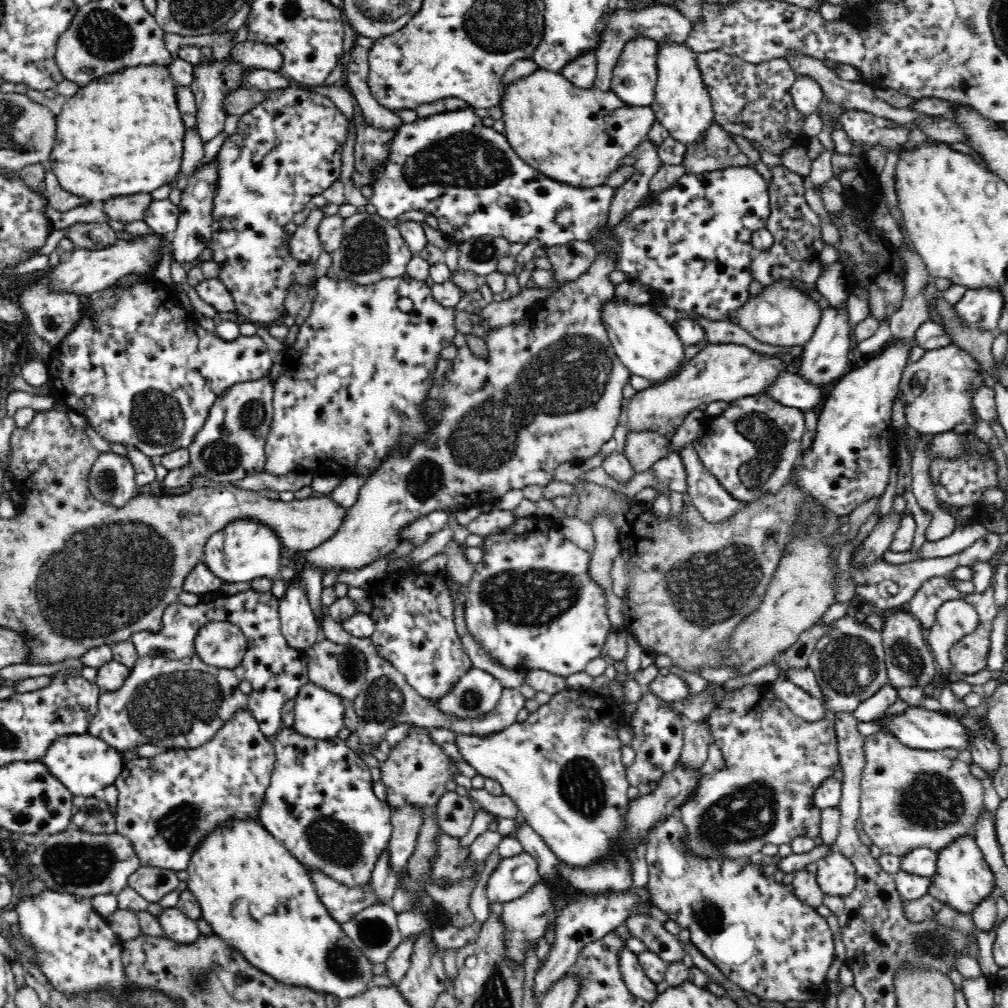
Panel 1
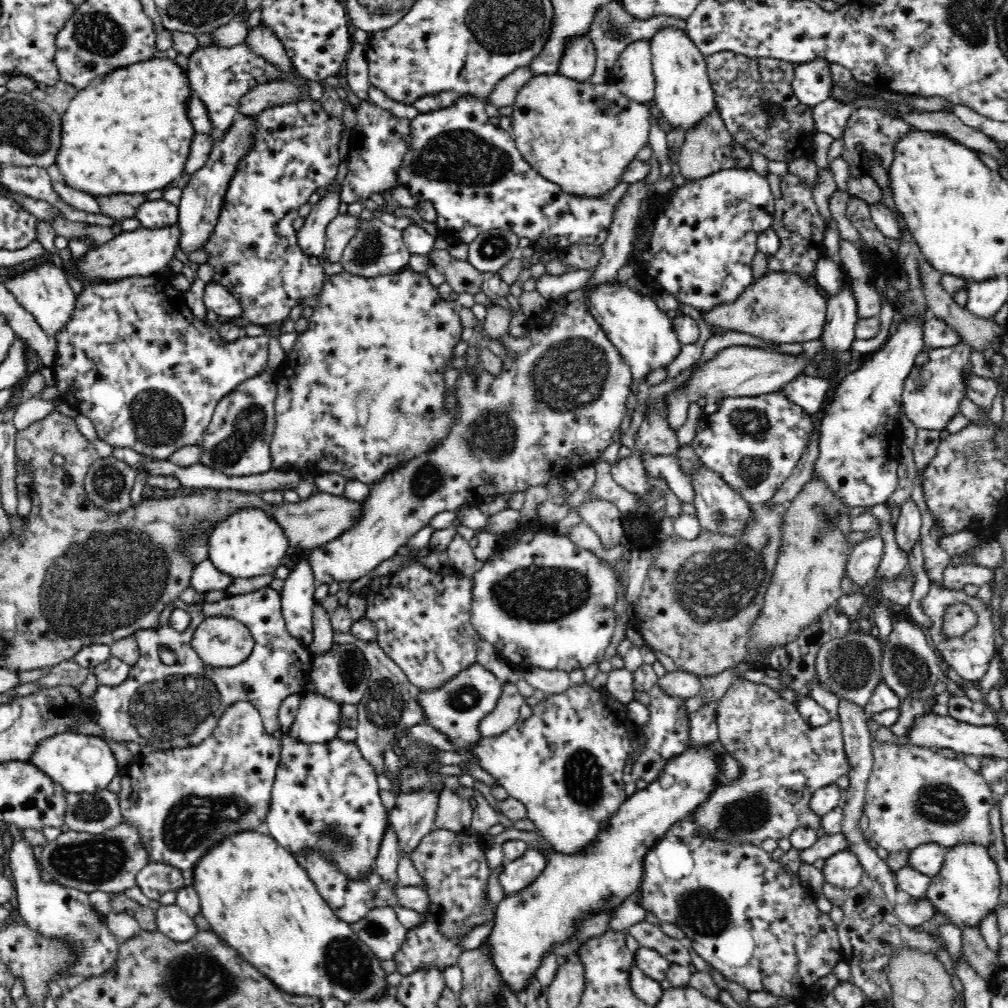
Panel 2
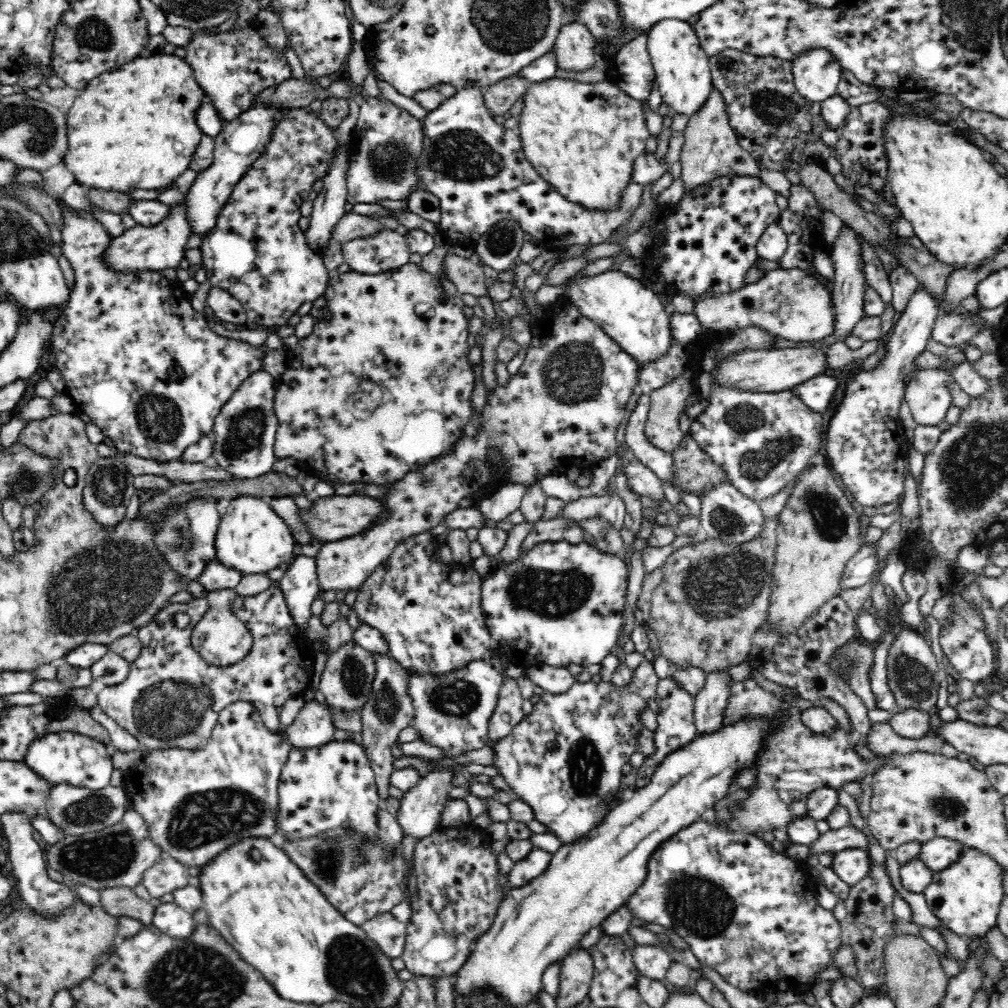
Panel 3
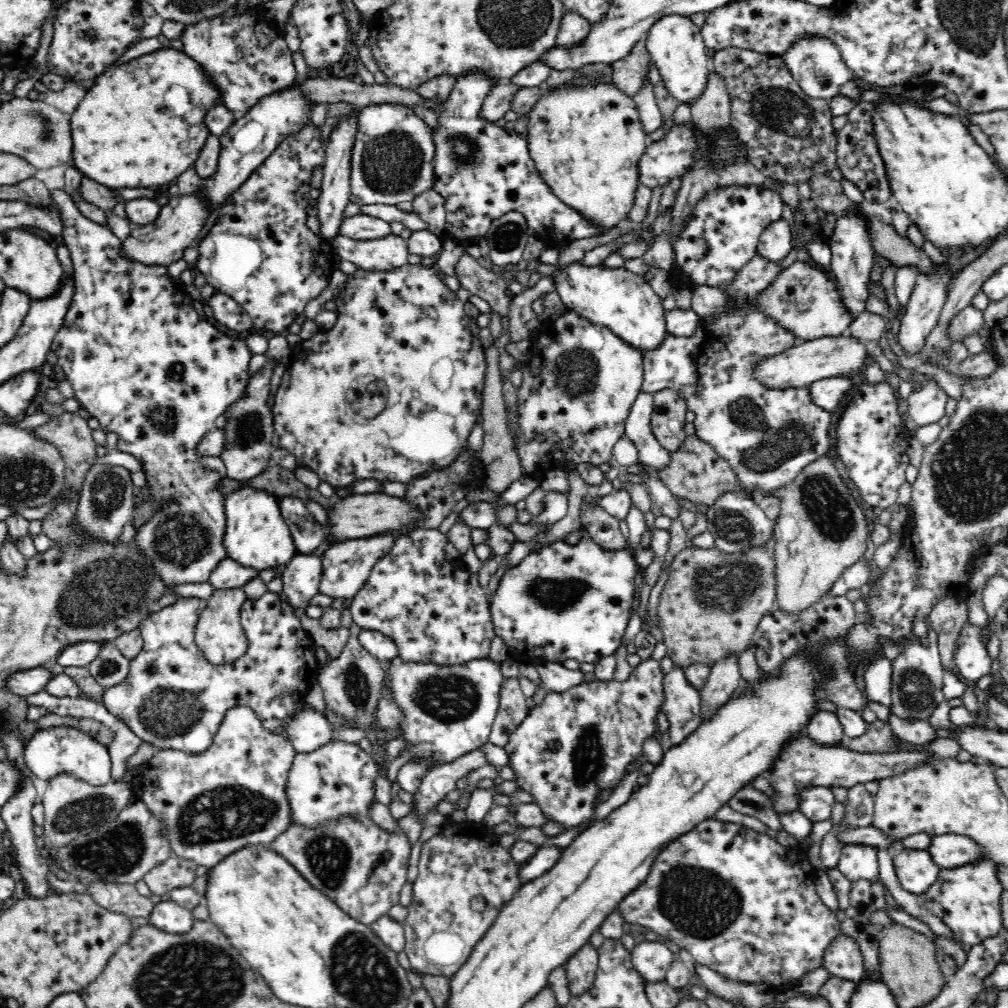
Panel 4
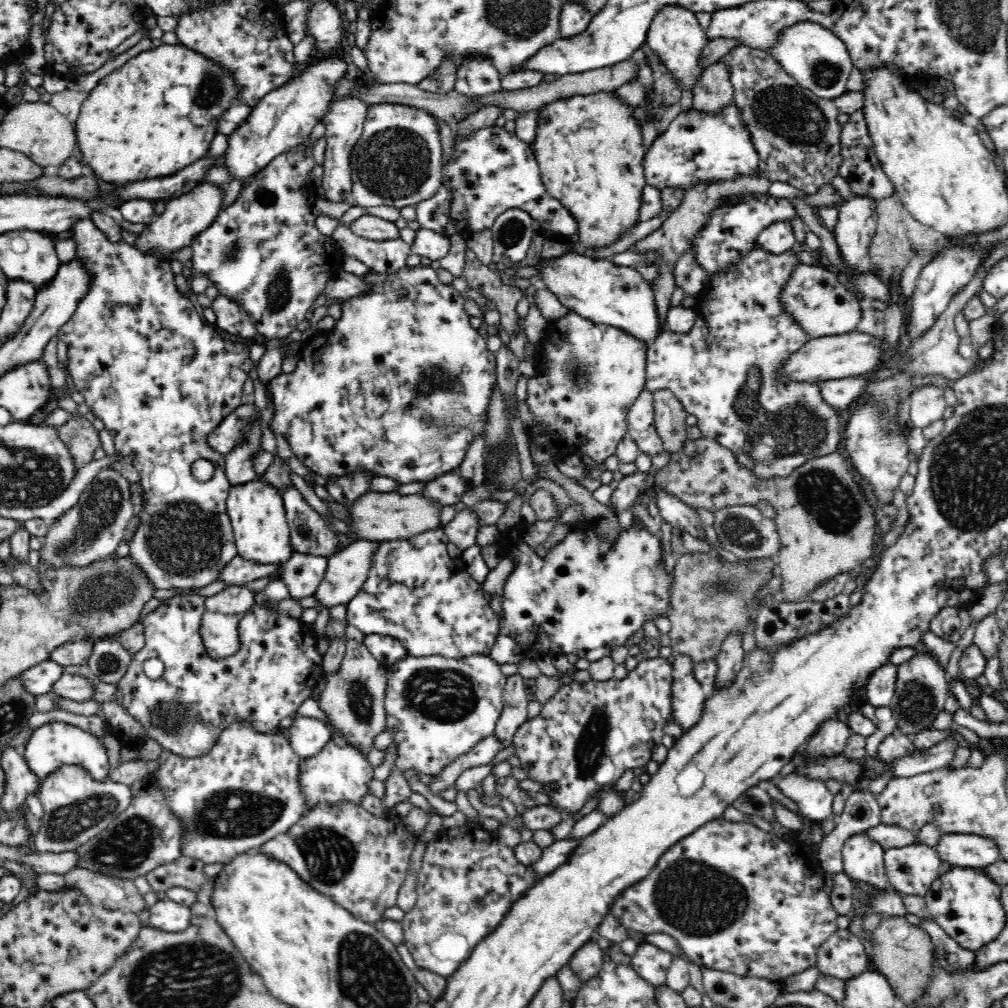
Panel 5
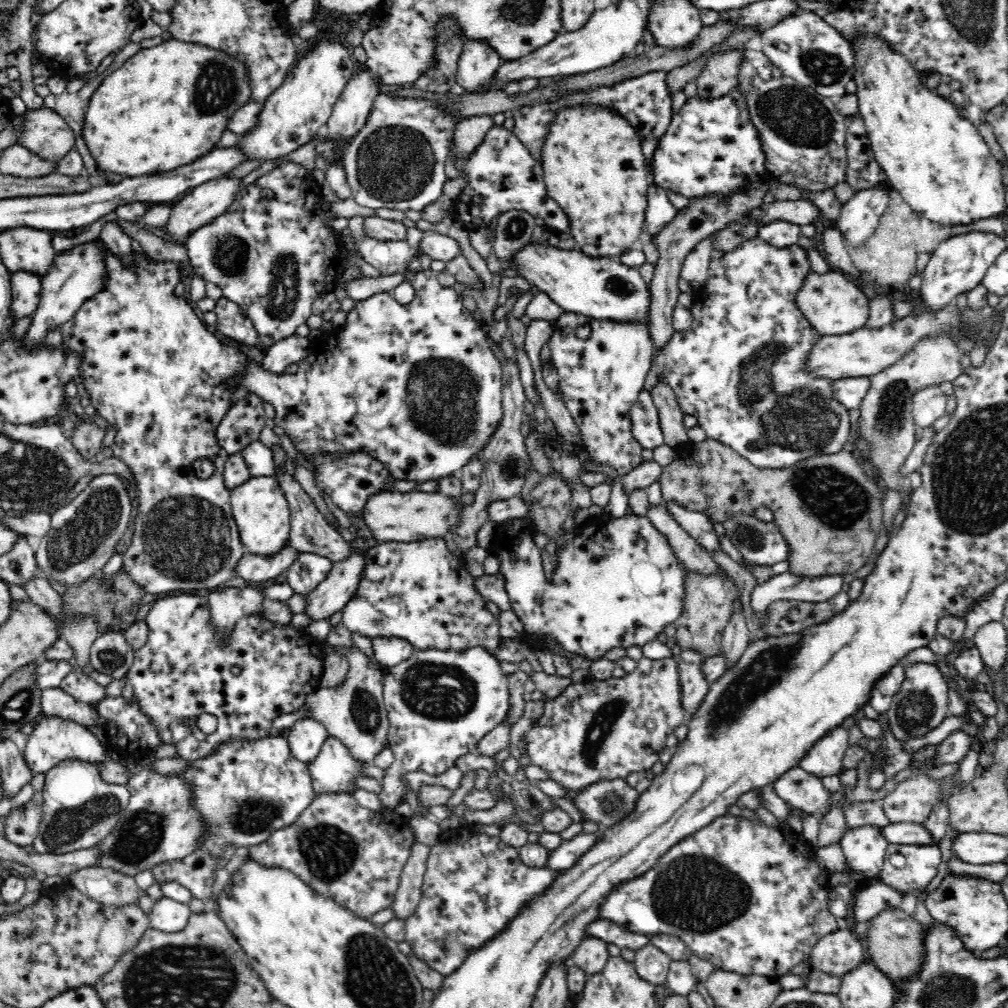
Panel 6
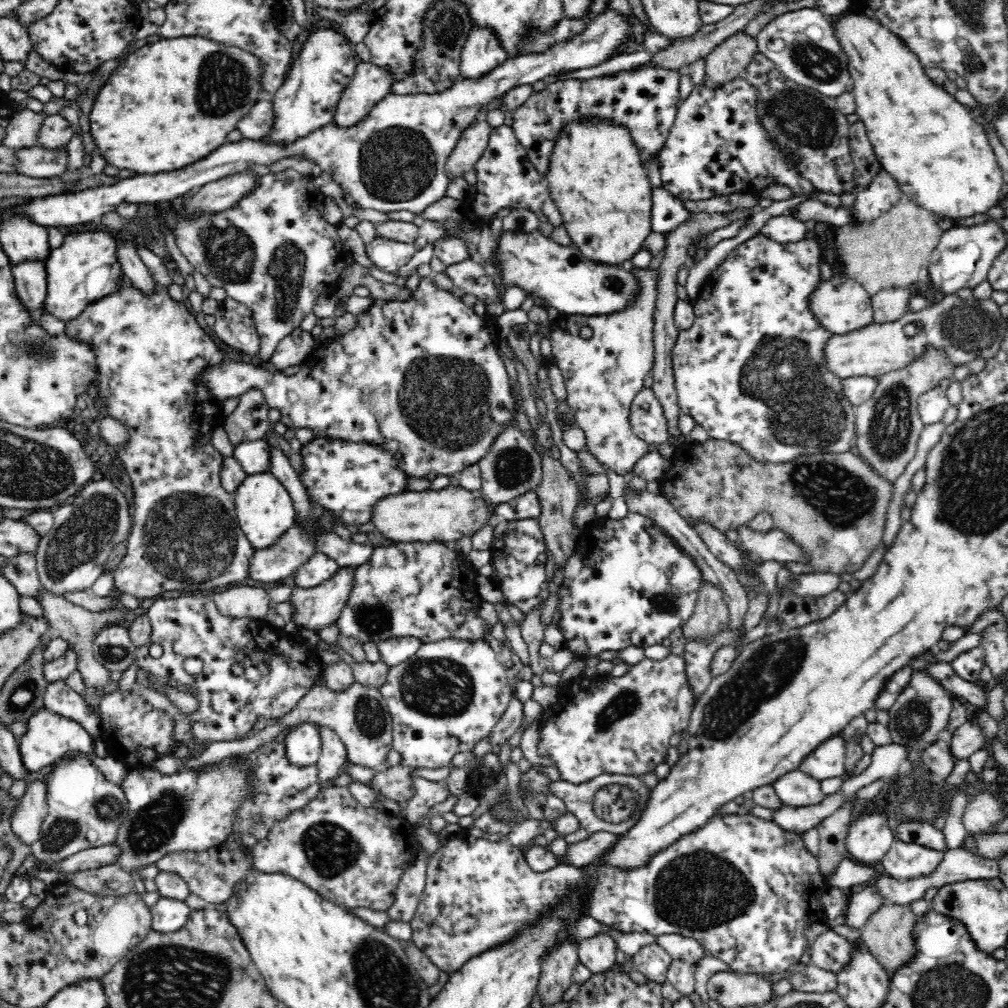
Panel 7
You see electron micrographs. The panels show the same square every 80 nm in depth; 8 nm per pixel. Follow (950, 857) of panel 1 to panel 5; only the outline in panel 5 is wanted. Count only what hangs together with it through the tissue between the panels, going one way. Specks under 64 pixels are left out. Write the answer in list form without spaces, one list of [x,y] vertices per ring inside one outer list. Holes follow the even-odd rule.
[[[949,867],[923,896],[935,922],[958,945],[974,951],[997,938],[1006,926],[1006,913],[1001,901],[1001,886],[983,868]]]

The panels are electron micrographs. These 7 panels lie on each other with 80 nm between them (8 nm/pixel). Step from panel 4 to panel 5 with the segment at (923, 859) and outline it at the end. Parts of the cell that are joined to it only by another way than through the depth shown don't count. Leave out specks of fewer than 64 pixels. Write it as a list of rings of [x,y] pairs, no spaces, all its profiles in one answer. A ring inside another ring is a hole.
[[[926,845],[892,847],[883,857],[888,882],[902,894],[923,897],[943,871],[936,849]]]

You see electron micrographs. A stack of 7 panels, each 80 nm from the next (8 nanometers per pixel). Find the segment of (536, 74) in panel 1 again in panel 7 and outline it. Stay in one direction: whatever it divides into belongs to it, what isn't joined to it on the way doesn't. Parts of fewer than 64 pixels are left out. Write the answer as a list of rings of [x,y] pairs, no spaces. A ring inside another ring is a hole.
[[[578,118],[566,122],[556,136],[550,164],[545,174],[550,197],[564,222],[564,227],[584,257],[606,265],[627,264],[651,232],[652,184],[630,130],[609,118]]]

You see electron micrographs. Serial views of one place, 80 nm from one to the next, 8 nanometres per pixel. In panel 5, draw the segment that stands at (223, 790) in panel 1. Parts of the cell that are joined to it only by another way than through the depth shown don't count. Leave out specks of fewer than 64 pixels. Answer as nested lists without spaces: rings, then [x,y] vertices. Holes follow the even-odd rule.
[[[235,719],[234,723],[228,723],[206,754],[186,758],[164,750],[154,761],[156,769],[146,774],[144,779],[151,788],[159,786],[168,809],[180,821],[180,854],[204,864],[224,864],[238,854],[261,847],[277,834],[288,832],[302,817],[305,801],[297,779],[300,757],[279,732],[258,732],[252,721]]]

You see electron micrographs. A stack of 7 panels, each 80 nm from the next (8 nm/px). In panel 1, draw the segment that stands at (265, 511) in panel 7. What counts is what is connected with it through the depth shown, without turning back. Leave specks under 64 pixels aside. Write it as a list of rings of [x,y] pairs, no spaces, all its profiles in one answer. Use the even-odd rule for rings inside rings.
[[[252,519],[229,522],[220,532],[214,533],[203,548],[202,562],[210,573],[224,583],[250,582],[256,576],[282,580],[280,575],[280,548],[282,543],[276,533],[266,525]]]

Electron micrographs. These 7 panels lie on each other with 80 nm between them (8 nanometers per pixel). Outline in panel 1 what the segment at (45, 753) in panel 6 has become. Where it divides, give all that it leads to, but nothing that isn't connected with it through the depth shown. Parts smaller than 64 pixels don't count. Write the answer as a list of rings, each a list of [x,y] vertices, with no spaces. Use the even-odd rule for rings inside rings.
[[[87,733],[58,738],[50,745],[41,761],[62,784],[66,785],[66,789],[78,798],[94,797],[98,790],[105,790],[111,784],[114,785],[125,765],[120,751]]]

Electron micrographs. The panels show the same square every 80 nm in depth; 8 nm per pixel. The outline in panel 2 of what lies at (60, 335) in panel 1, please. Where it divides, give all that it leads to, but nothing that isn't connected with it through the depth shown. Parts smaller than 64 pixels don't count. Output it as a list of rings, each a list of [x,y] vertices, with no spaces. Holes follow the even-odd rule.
[[[53,263],[38,264],[36,268],[30,268],[13,277],[7,276],[5,287],[16,297],[16,300],[25,310],[34,316],[41,330],[55,338],[55,334],[64,331],[68,322],[72,320],[72,314],[76,310],[75,302],[77,295],[68,284],[66,275],[62,269]]]

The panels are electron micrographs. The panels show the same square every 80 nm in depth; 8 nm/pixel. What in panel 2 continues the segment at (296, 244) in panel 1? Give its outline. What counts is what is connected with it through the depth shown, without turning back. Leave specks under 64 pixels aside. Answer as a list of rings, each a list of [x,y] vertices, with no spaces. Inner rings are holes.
[[[333,183],[329,188],[330,194],[326,194],[318,204],[314,204],[308,217],[304,219],[303,226],[296,232],[297,244],[307,256],[322,258],[325,254],[326,228],[339,216],[341,198],[337,192],[337,184]]]

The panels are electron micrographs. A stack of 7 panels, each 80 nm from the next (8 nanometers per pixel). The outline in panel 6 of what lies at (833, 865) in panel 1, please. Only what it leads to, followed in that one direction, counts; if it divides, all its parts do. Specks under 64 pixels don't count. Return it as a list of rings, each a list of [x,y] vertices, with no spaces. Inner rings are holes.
[[[866,825],[848,829],[840,843],[848,870],[858,876],[862,884],[872,879],[880,880],[885,852],[889,844],[882,837],[879,828]]]

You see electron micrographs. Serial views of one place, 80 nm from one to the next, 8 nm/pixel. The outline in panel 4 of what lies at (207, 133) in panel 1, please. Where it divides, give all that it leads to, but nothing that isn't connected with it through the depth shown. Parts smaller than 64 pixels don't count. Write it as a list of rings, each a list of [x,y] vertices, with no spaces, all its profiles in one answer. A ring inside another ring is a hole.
[[[260,7],[247,8],[240,16],[232,8],[221,17],[188,25],[181,36],[183,51],[206,69],[208,81],[220,93],[220,104],[238,116],[258,104],[262,97],[291,86],[298,77],[282,30],[258,14]]]

